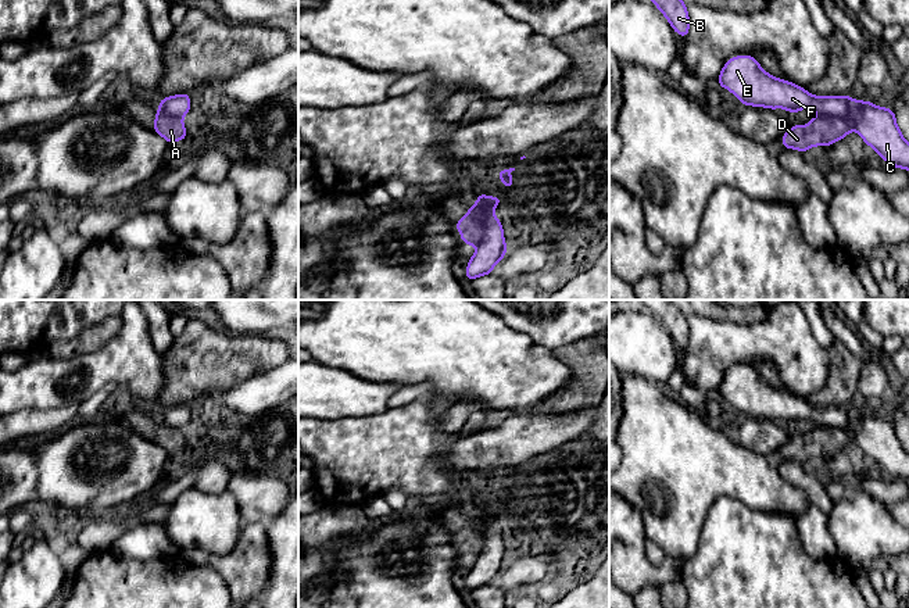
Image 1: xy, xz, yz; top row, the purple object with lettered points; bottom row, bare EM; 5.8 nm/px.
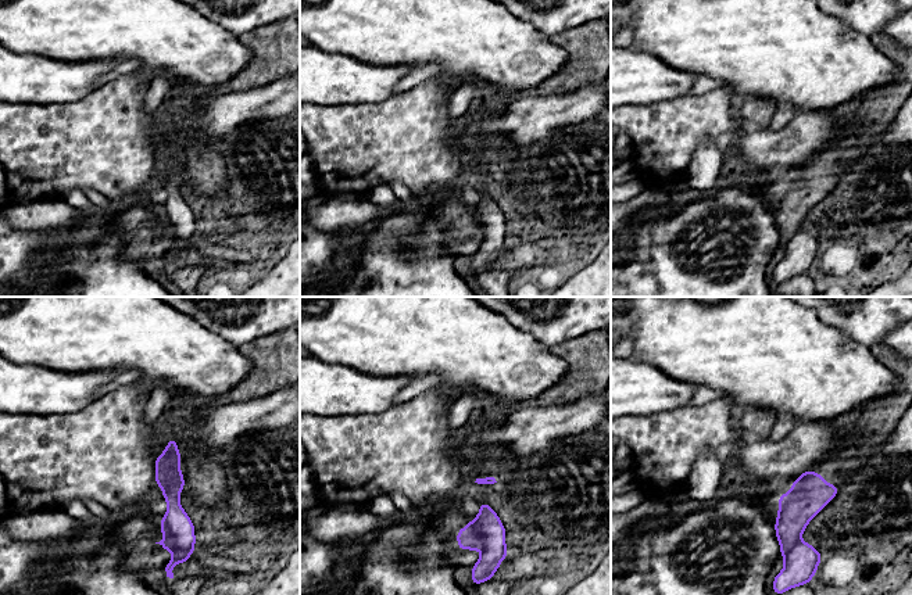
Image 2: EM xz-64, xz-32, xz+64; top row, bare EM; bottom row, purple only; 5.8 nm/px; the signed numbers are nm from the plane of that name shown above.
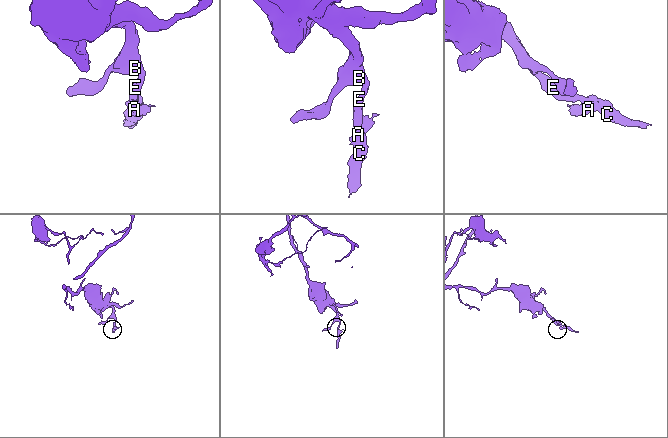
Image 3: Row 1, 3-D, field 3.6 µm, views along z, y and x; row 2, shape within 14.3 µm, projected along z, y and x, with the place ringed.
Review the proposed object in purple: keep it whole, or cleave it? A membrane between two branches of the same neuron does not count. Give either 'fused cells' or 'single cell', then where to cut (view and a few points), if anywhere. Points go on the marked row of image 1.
fused cells; cut xz (493, 207), (485, 210), (483, 231), (476, 245)

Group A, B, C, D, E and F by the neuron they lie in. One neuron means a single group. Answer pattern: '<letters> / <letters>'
A D / B C E F

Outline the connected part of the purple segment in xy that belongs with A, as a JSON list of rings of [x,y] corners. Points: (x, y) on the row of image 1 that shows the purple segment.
[[[158,108],[153,129],[169,144],[176,140],[186,140],[186,128],[182,118],[175,118]]]

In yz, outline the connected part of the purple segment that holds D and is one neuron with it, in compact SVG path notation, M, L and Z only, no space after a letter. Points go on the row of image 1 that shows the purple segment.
M816 115L804 126L792 125L792 128L781 136L784 149L797 149L806 151L813 146L831 146L837 140L842 140L853 125L847 118Z

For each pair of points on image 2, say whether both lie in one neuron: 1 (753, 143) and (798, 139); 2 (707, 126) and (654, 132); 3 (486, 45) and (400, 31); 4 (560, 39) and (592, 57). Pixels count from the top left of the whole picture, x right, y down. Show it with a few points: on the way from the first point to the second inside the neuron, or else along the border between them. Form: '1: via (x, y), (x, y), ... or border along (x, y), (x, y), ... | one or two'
1: via (764, 143), (787, 143) | one
2: via (694, 126), (678, 126), (666, 132) | one
3: via (465, 32), (421, 31) | one
4: via (568, 39), (575, 40), (583, 49) | one

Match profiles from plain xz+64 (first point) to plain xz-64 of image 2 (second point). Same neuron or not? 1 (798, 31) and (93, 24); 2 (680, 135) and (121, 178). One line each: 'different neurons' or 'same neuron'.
1: same neuron
2: same neuron

